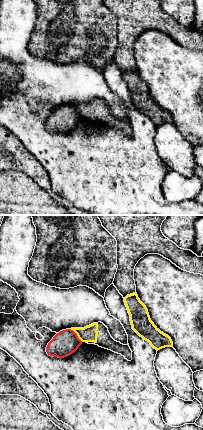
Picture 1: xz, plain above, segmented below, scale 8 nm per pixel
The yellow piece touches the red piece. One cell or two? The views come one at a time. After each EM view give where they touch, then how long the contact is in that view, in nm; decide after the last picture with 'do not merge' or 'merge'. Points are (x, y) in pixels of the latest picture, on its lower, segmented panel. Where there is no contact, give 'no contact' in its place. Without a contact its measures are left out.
meets yellow at (77, 335); contact 140 nm long

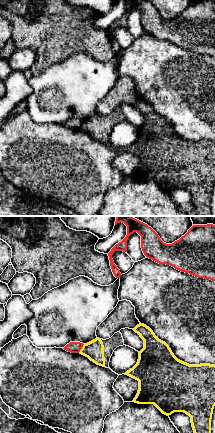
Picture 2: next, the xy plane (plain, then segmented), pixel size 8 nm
meets yellow at (82, 348); contact 90 nm long

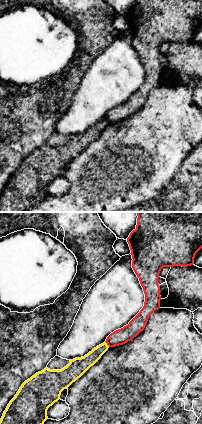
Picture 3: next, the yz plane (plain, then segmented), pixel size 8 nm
meets yellow at (106, 344); contact 60 nm long

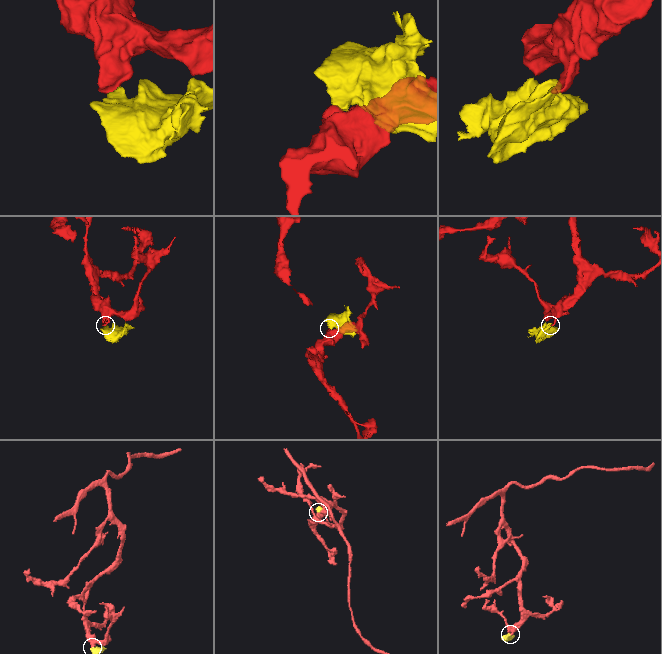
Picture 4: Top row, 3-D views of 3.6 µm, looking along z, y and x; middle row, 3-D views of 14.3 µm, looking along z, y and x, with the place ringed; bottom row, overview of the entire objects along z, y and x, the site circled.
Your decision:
do not merge

